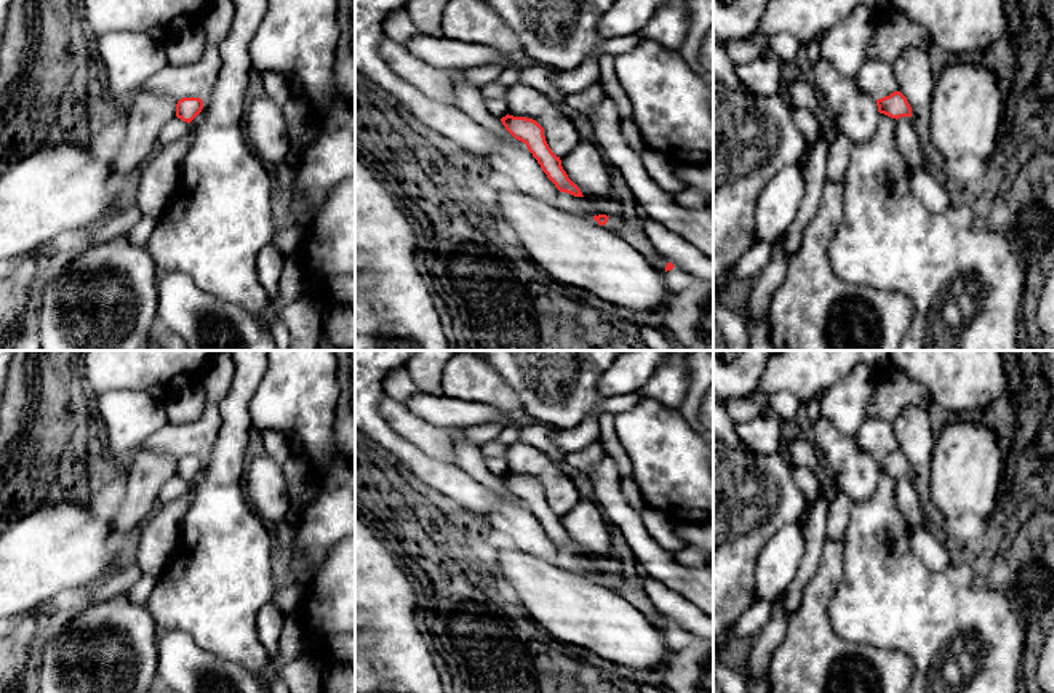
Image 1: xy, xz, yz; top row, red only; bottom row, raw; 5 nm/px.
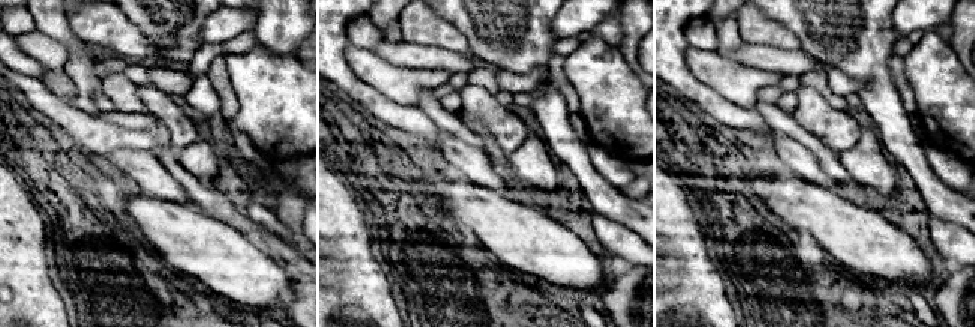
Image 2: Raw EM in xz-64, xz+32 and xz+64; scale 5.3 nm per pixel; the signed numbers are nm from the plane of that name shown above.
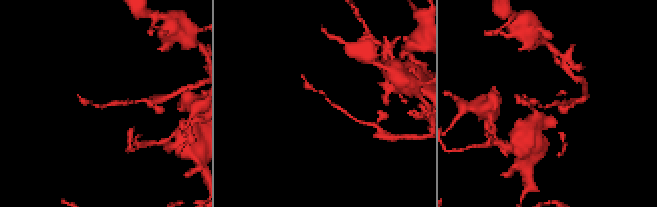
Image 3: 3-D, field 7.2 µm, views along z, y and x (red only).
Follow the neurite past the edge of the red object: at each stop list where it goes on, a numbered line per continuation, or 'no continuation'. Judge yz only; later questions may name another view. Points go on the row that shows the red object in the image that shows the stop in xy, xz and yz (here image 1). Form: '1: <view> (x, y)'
no continuation

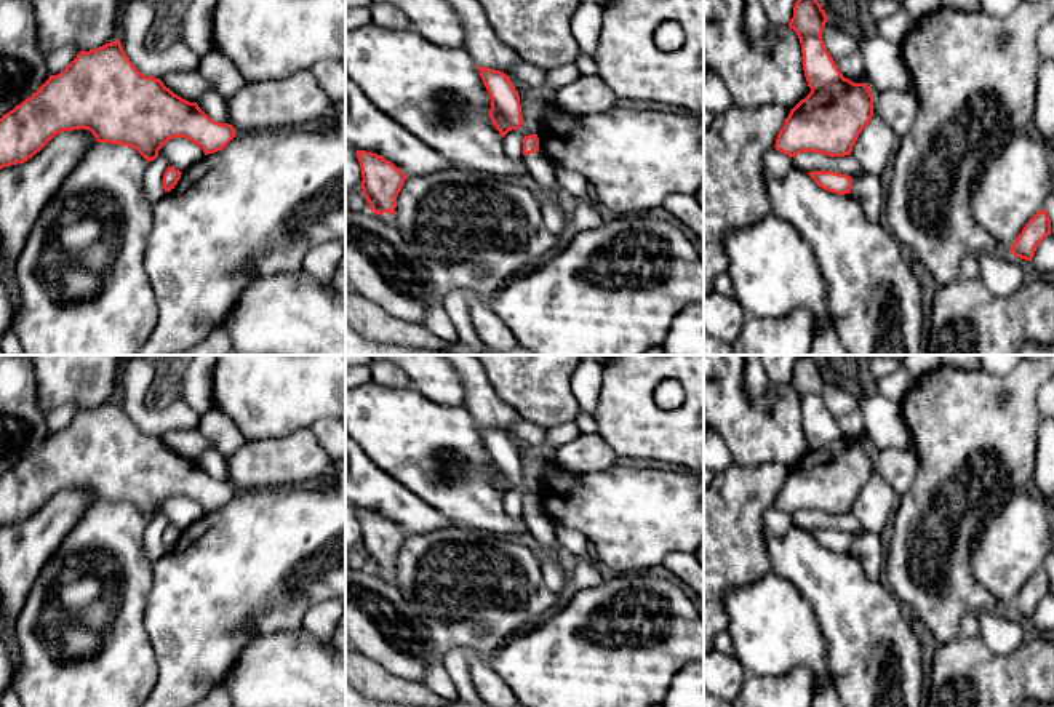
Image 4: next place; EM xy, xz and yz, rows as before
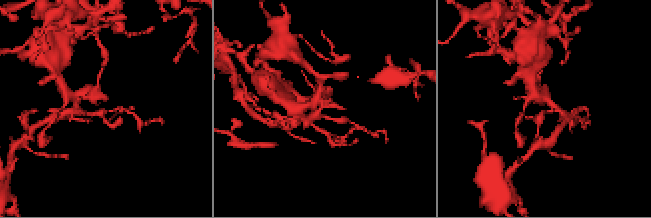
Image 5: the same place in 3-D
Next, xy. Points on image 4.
no continuation

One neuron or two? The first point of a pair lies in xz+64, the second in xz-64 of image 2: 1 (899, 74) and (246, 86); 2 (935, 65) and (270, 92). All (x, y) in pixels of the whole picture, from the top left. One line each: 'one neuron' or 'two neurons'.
1: two neurons
2: one neuron

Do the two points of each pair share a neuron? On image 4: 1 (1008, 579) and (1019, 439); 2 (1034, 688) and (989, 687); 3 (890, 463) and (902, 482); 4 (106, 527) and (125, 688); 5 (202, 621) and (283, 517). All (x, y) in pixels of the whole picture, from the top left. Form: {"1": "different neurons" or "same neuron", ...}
{"1": "different neurons", "2": "same neuron", "3": "same neuron", "4": "same neuron", "5": "same neuron"}

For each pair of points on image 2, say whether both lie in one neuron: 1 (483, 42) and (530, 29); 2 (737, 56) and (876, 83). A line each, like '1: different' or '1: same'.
1: same
2: different

